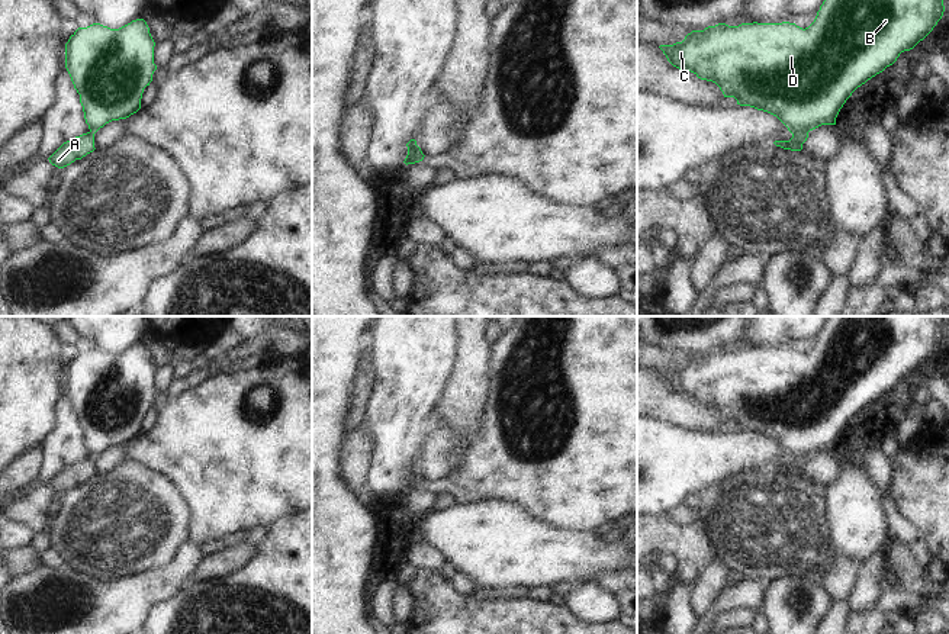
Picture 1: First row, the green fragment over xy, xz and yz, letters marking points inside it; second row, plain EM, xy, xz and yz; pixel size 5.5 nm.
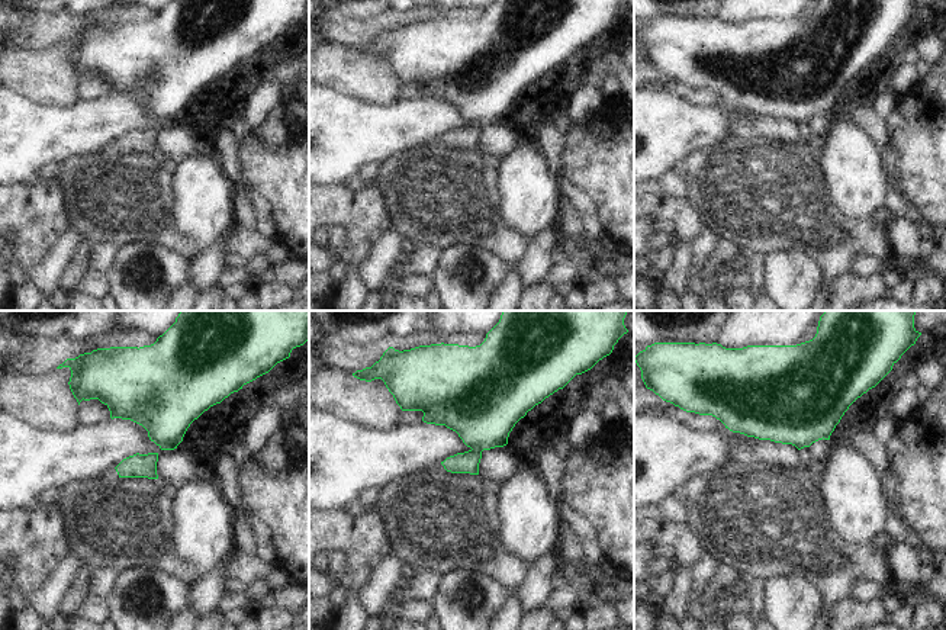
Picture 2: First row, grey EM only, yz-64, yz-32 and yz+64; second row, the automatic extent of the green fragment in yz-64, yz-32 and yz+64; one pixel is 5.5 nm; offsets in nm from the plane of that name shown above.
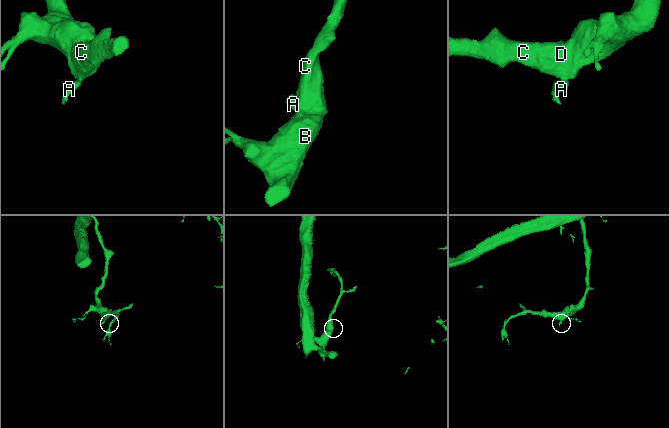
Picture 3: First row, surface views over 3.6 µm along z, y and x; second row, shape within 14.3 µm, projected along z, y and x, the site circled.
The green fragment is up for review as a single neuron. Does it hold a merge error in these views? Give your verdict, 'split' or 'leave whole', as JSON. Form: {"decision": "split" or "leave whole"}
{"decision": "split"}

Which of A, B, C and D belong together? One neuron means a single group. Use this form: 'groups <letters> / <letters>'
groups A / B C D

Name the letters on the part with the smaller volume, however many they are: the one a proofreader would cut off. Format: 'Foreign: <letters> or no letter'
Foreign: A

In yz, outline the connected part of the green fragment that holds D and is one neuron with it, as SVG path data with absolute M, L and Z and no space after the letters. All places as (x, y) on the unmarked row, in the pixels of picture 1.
M829 316L814 347L802 354L795 348L718 348L692 355L682 367L660 370L667 386L698 403L715 408L724 422L776 441L791 458L836 450L836 442L852 418L892 390L901 377L913 374L942 344L945 316Z

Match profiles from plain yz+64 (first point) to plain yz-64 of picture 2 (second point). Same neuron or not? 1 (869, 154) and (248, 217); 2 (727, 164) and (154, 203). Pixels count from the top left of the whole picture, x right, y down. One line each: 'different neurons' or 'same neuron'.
1: different neurons
2: same neuron

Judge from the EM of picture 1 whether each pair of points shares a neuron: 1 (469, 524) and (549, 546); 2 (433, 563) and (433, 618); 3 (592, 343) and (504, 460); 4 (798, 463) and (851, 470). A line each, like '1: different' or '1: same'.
1: same
2: different
3: same
4: different

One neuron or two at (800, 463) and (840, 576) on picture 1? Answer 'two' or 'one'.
one

